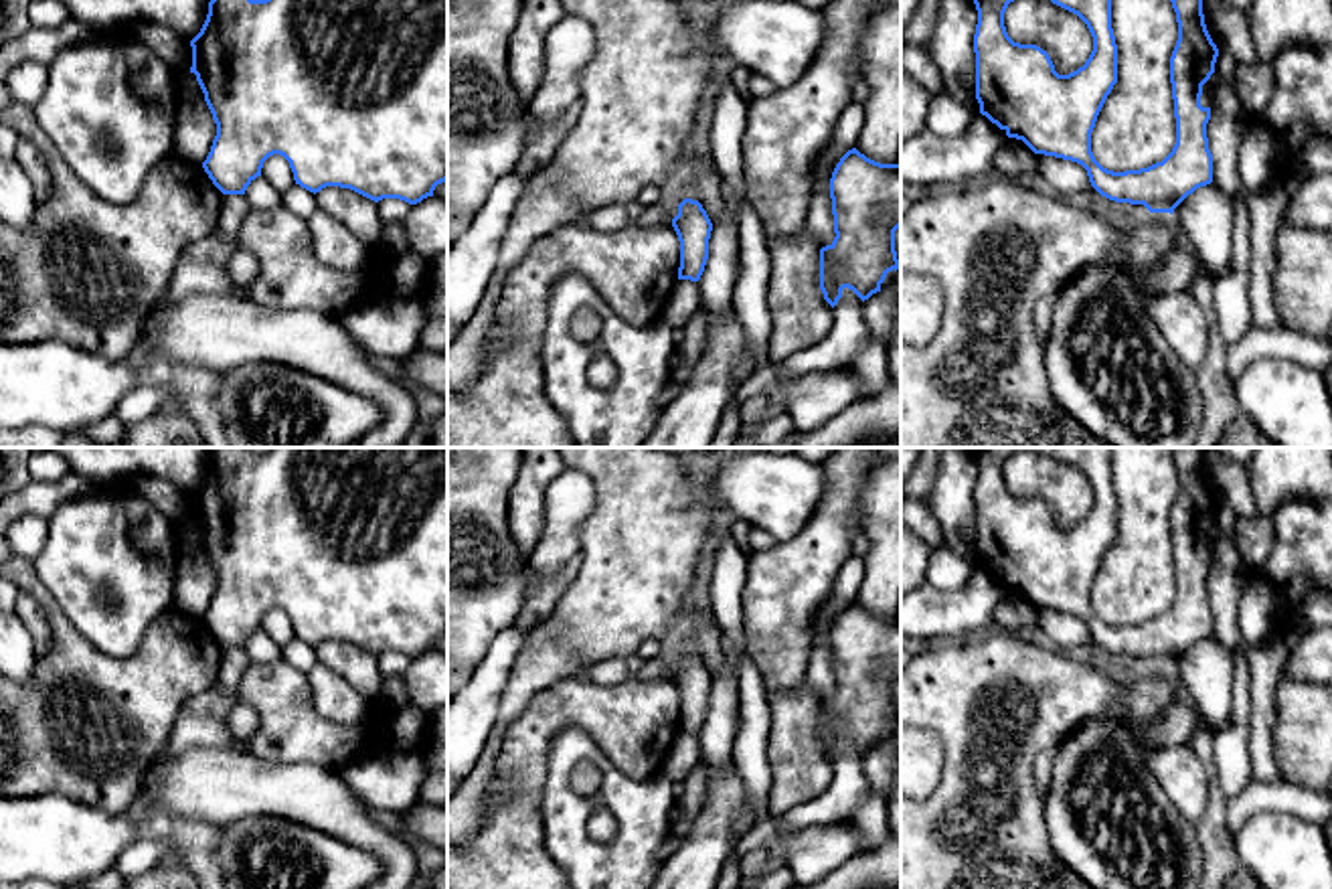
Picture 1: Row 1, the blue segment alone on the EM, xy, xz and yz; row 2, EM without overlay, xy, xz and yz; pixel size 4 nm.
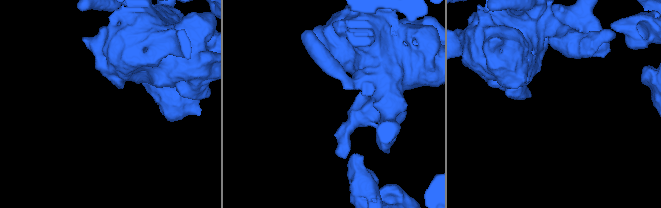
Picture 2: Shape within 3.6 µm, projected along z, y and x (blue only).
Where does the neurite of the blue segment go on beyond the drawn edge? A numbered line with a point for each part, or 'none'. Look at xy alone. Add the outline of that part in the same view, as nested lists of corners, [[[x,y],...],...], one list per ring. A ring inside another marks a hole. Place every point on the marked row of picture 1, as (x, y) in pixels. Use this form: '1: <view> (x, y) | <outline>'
none

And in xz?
none

